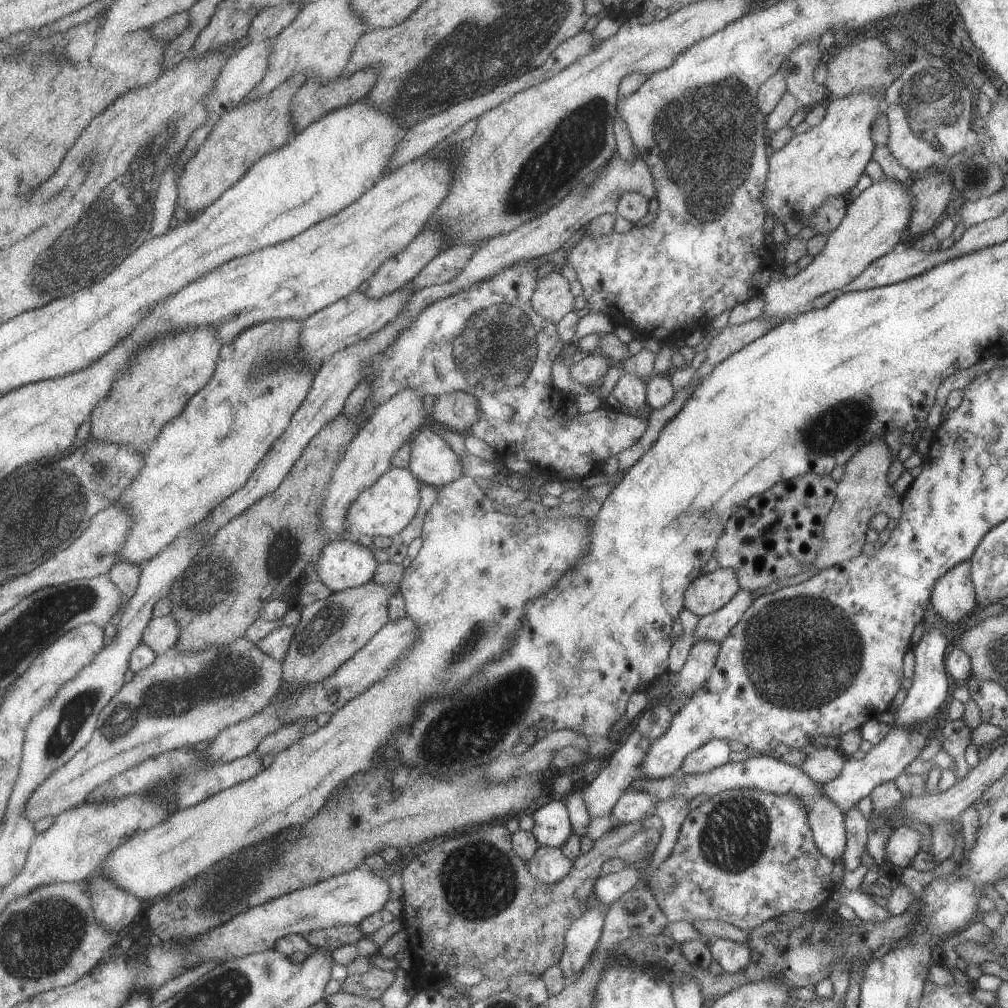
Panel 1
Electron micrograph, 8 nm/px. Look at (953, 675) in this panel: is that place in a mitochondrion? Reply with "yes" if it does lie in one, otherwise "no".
no

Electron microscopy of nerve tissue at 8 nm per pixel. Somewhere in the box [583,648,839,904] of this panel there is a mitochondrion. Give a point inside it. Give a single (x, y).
(734, 835)

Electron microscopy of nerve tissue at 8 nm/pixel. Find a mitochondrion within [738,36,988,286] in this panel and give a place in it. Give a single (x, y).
(930, 96)

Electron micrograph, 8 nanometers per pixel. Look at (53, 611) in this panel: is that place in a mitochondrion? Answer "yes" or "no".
yes

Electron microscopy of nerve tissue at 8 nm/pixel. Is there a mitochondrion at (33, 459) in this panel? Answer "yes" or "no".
yes

